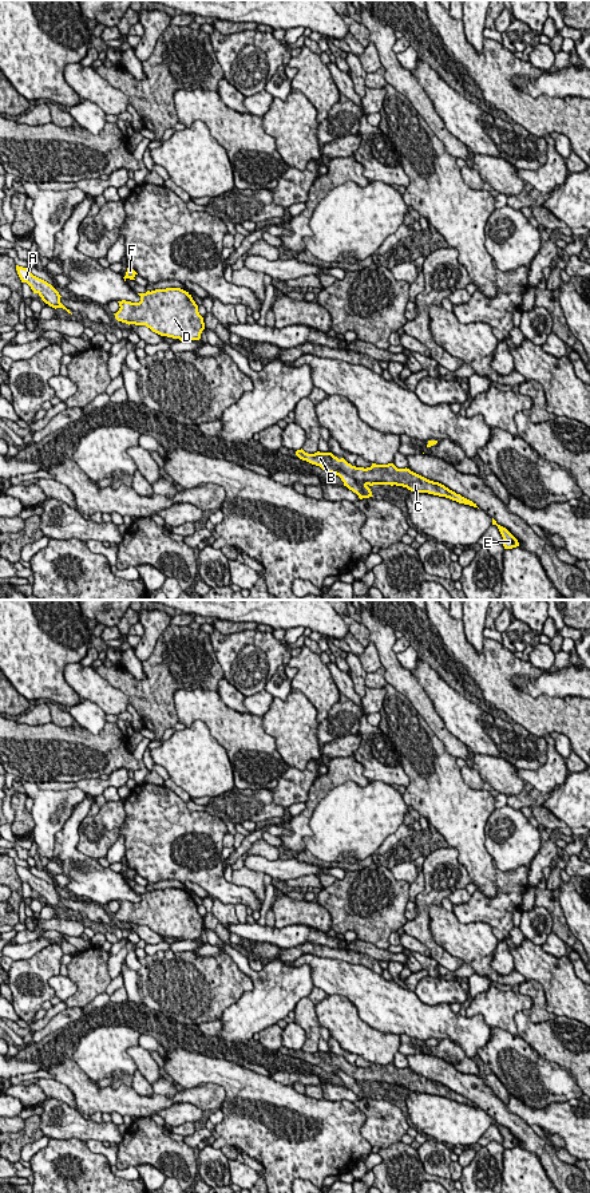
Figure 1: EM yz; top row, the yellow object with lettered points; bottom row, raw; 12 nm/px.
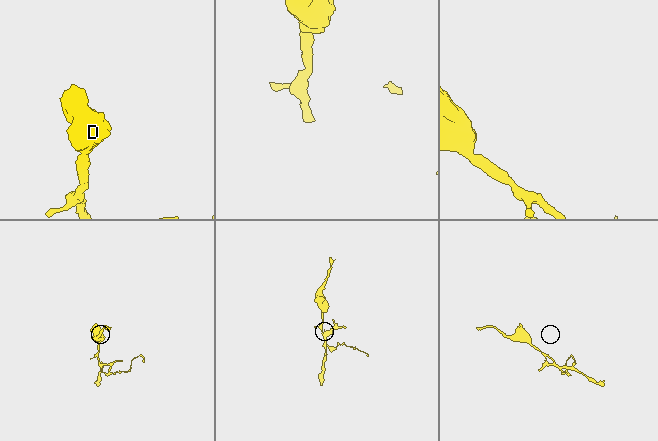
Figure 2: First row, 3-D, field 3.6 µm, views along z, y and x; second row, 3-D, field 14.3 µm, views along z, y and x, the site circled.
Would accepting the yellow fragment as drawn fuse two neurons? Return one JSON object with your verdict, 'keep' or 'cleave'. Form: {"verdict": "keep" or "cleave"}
{"verdict": "cleave"}

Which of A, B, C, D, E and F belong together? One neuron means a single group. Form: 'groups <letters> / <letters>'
groups A D F / B C E

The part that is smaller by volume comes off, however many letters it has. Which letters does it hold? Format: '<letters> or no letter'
B, C, E

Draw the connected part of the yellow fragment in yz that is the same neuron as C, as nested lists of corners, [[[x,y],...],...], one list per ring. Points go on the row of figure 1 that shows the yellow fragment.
[[[302,449],[296,451],[296,455],[312,465],[320,466],[326,473],[337,475],[338,470],[352,477],[355,481],[364,485],[396,485],[407,487],[415,493],[428,493],[439,497],[446,497],[459,503],[470,505],[478,507],[472,501],[456,494],[444,485],[439,482],[429,481],[409,469],[397,469],[393,463],[376,465],[372,463],[371,467],[356,467],[348,463],[344,458],[338,459],[332,453],[314,453],[308,454]]]

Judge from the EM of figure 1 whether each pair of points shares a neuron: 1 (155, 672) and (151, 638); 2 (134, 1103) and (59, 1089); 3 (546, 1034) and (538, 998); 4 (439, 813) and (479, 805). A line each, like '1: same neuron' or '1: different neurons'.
1: different neurons
2: different neurons
3: different neurons
4: same neuron

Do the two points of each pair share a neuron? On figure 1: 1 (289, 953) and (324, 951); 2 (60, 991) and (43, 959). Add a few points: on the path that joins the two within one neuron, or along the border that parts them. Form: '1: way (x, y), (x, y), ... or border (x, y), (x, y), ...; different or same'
1: way (297, 951), (316, 949); same
2: border (59, 974), (48, 980), (48, 986), (55, 995); different

